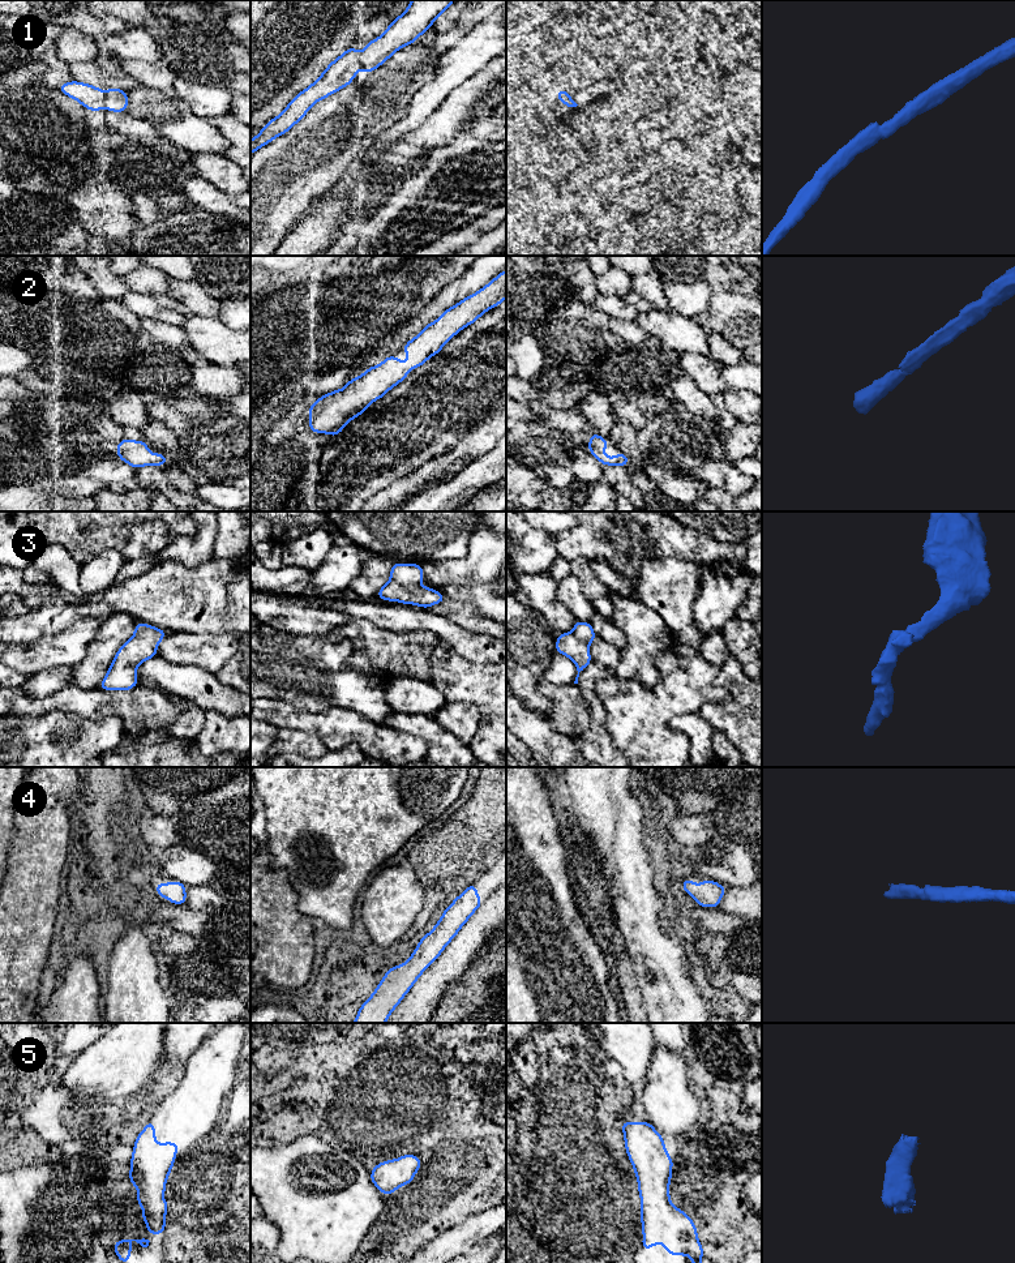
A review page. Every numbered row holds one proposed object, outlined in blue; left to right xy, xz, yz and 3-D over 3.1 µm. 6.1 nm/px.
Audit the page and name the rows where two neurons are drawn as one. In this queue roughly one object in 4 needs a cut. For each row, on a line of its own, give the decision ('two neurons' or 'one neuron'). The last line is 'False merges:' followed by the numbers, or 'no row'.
1: one neuron
2: one neuron
3: one neuron
4: one neuron
5: one neuron
False merges: no row

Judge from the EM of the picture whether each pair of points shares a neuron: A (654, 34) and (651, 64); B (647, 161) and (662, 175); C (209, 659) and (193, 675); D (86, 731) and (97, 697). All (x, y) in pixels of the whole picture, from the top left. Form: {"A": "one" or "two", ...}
{"A": "two", "B": "one", "C": "two", "D": "two"}

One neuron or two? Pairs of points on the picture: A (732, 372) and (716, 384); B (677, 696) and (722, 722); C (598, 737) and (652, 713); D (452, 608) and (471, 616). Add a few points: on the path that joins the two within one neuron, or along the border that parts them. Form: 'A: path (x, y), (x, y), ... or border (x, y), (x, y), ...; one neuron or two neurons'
A: border (720, 367), (720, 379), (728, 386); two neurons
B: border (728, 696), (724, 701), (706, 703), (697, 713); two neurons
C: border (600, 702), (605, 713), (605, 730), (624, 753); two neurons
D: path (457, 612), (466, 616); one neuron

